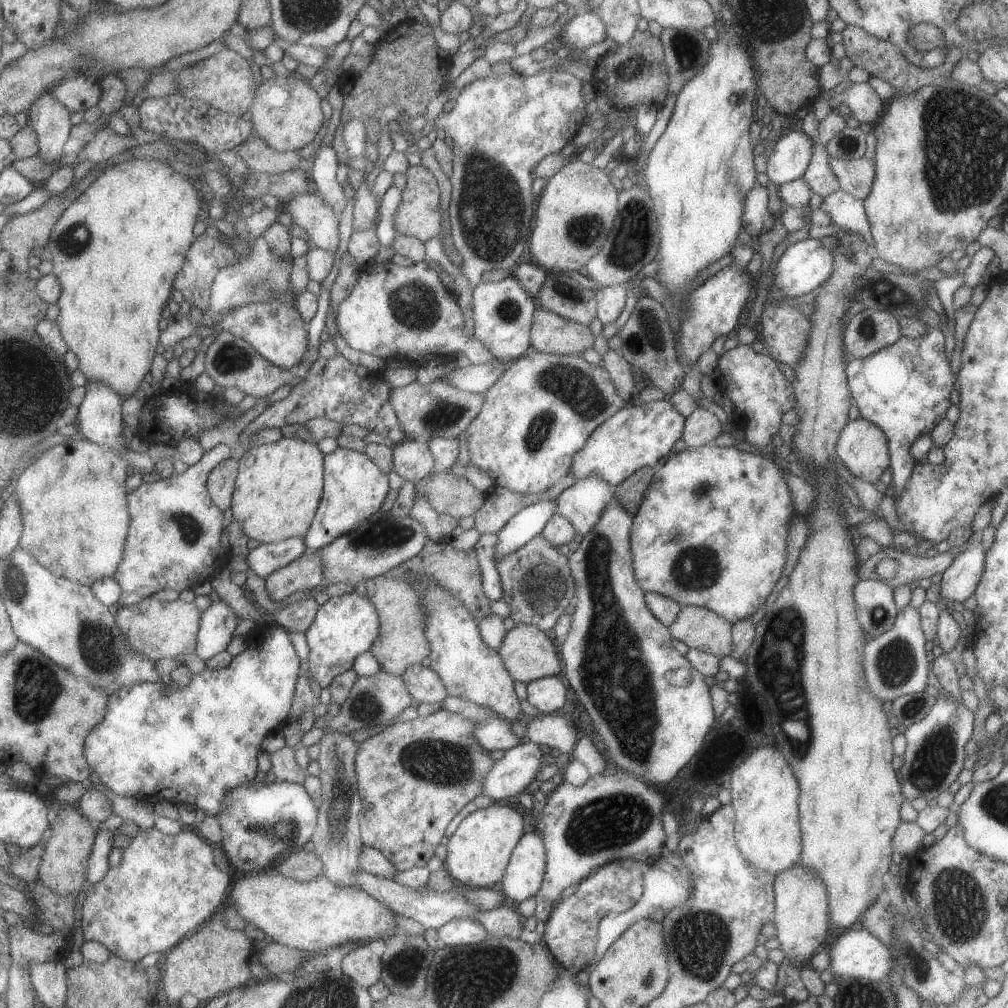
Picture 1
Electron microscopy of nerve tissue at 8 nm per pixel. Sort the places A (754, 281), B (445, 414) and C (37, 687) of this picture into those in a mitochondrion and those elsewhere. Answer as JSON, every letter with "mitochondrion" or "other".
{"A":"other","B":"mitochondrion","C":"mitochondrion"}

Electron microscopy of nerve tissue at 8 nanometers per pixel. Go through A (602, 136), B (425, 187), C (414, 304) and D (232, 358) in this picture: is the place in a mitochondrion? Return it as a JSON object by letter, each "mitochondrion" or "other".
{"A":"other","B":"other","C":"mitochondrion","D":"mitochondrion"}

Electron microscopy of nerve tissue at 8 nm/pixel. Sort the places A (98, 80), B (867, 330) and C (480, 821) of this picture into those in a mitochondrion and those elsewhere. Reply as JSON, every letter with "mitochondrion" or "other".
{"A":"other","B":"mitochondrion","C":"other"}

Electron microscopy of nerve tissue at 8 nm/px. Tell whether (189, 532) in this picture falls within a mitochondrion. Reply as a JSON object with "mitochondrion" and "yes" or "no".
{"mitochondrion":"yes"}

